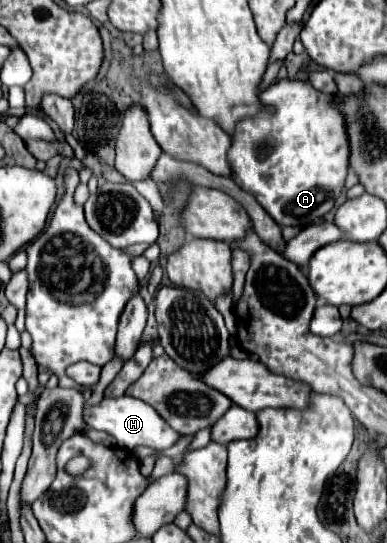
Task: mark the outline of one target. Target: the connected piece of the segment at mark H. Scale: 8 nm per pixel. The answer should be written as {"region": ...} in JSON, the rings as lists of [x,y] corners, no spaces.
{"region":[[[117,397],[117,399],[103,399],[101,403],[85,409],[83,413],[85,425],[97,431],[107,431],[109,435],[113,435],[117,439],[117,445],[123,449],[133,449],[133,447],[151,447],[155,451],[163,451],[173,447],[179,441],[179,433],[171,431],[171,427],[167,427],[167,423],[163,421],[163,417],[147,403],[135,399],[135,397]]]}

